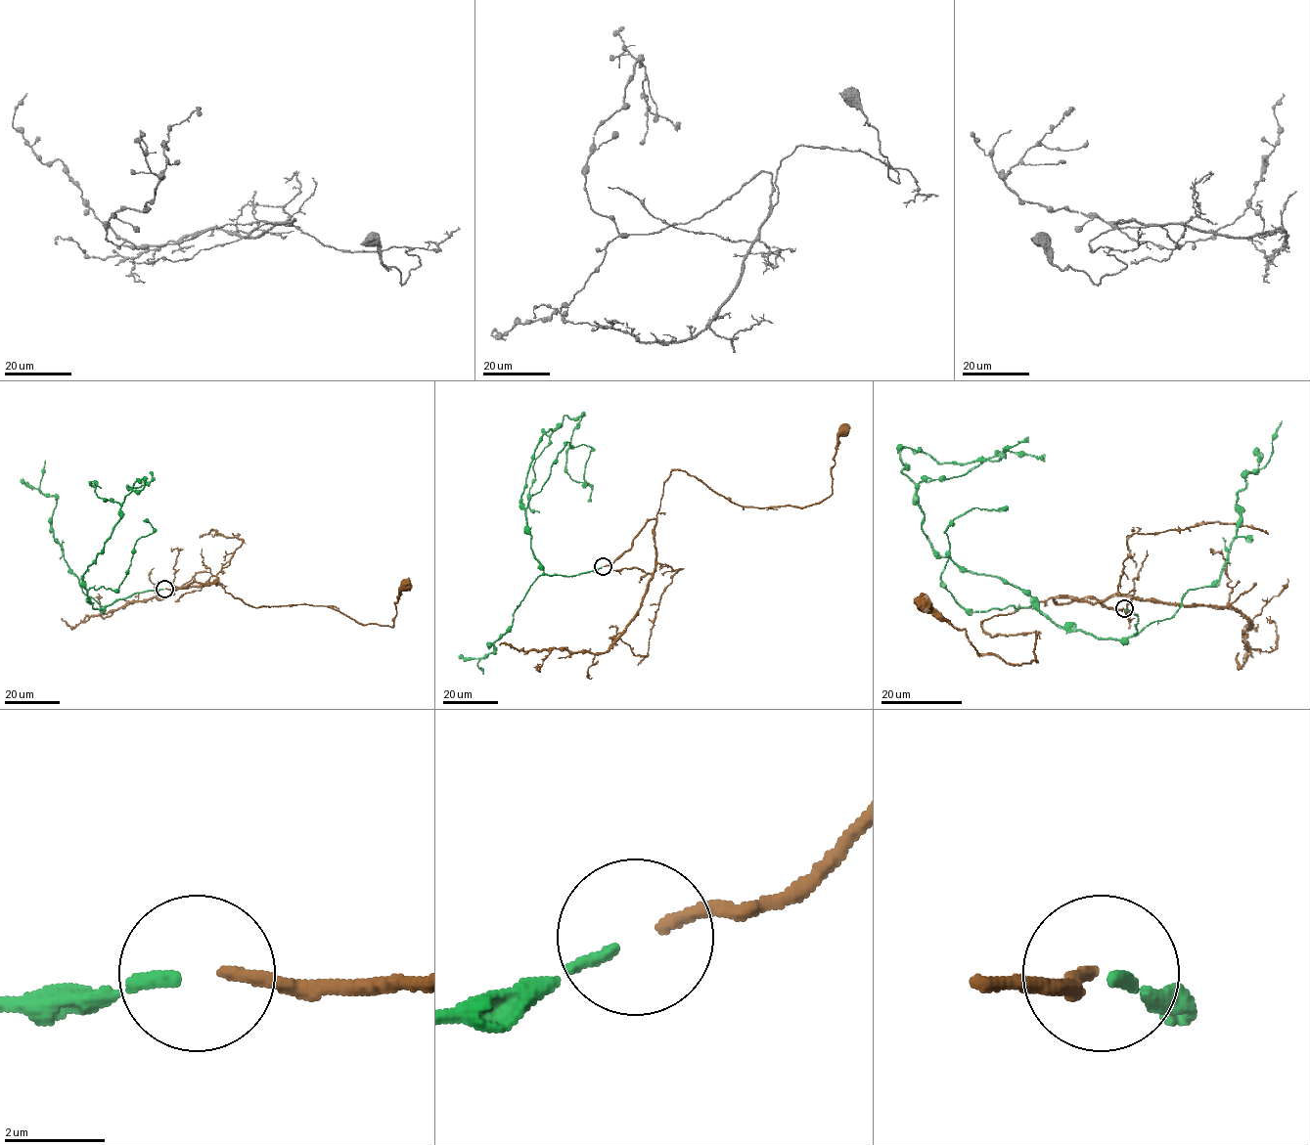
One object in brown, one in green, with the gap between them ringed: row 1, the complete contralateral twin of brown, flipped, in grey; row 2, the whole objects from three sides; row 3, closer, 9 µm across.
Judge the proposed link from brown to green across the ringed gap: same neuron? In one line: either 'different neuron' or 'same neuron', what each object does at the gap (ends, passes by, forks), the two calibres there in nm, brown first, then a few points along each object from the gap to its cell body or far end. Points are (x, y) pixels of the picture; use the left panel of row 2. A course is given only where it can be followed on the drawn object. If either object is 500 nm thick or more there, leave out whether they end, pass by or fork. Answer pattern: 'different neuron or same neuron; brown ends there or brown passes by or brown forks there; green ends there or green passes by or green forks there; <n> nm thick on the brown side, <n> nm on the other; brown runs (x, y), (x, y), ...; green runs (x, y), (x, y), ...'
same neuron; brown ends there; green ends there; 240 nm thick on the brown side, 260 nm on the other; brown runs (165, 589), (218, 581), (225, 592), (252, 606), (327, 606), (362, 624), (393, 627), (394, 603), (406, 585); green runs (163, 589), (95, 609), (83, 580), (124, 498), (145, 482), (128, 487), (148, 483), (149, 472)

